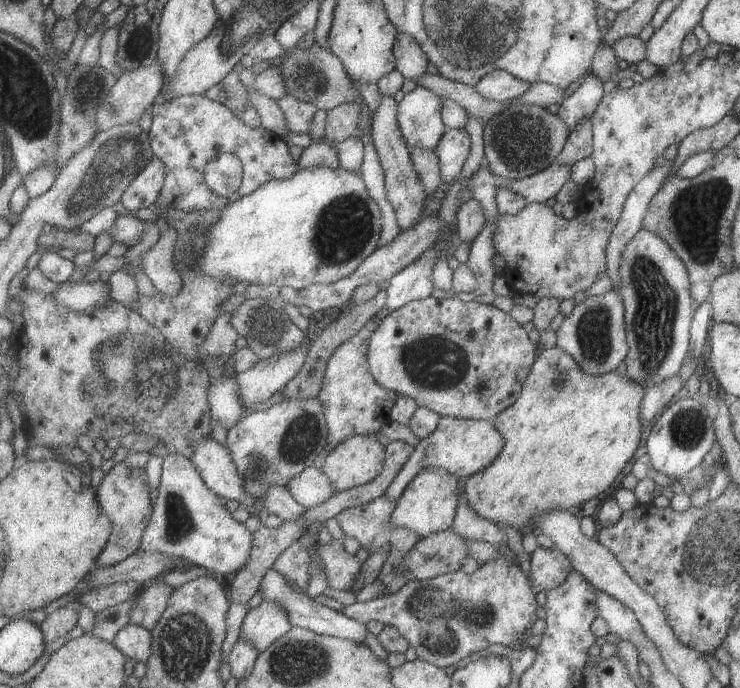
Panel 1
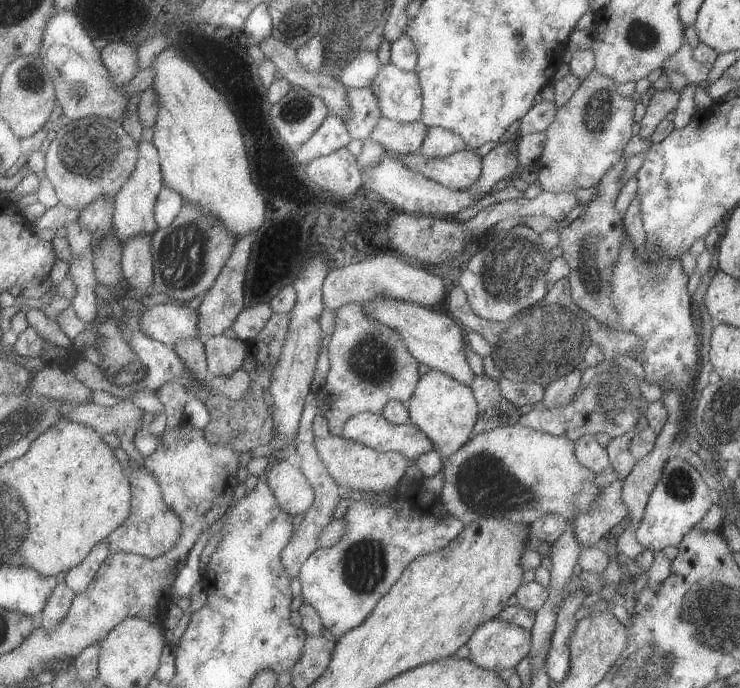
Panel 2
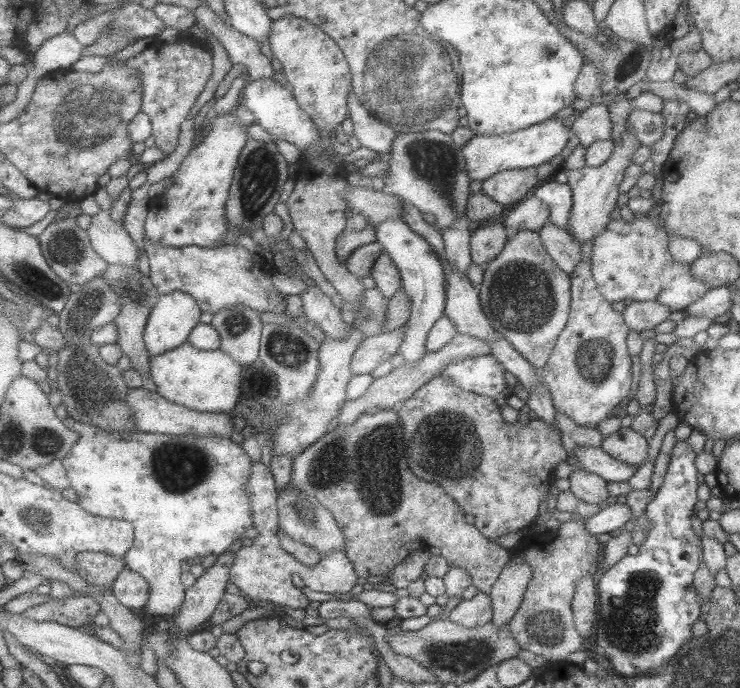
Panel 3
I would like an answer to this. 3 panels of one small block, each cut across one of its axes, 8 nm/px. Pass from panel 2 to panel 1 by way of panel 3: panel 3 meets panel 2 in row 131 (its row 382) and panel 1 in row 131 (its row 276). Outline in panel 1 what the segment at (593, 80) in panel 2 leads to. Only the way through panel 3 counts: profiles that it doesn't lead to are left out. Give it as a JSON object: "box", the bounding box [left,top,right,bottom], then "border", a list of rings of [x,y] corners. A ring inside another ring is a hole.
{"box":[556,120,592,166],"border":[[[590,120],[582,121],[569,131],[567,142],[556,157],[556,164],[571,166],[592,155],[592,126]]]}

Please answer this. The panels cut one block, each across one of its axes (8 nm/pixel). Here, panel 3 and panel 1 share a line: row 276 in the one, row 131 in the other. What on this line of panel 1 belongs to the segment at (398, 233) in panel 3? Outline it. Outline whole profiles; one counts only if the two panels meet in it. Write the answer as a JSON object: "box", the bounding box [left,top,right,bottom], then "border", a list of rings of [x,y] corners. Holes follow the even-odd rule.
{"box":[398,85,447,150],"border":[[[417,85],[398,104],[399,130],[406,146],[434,150],[447,130],[442,122],[442,99]]]}

